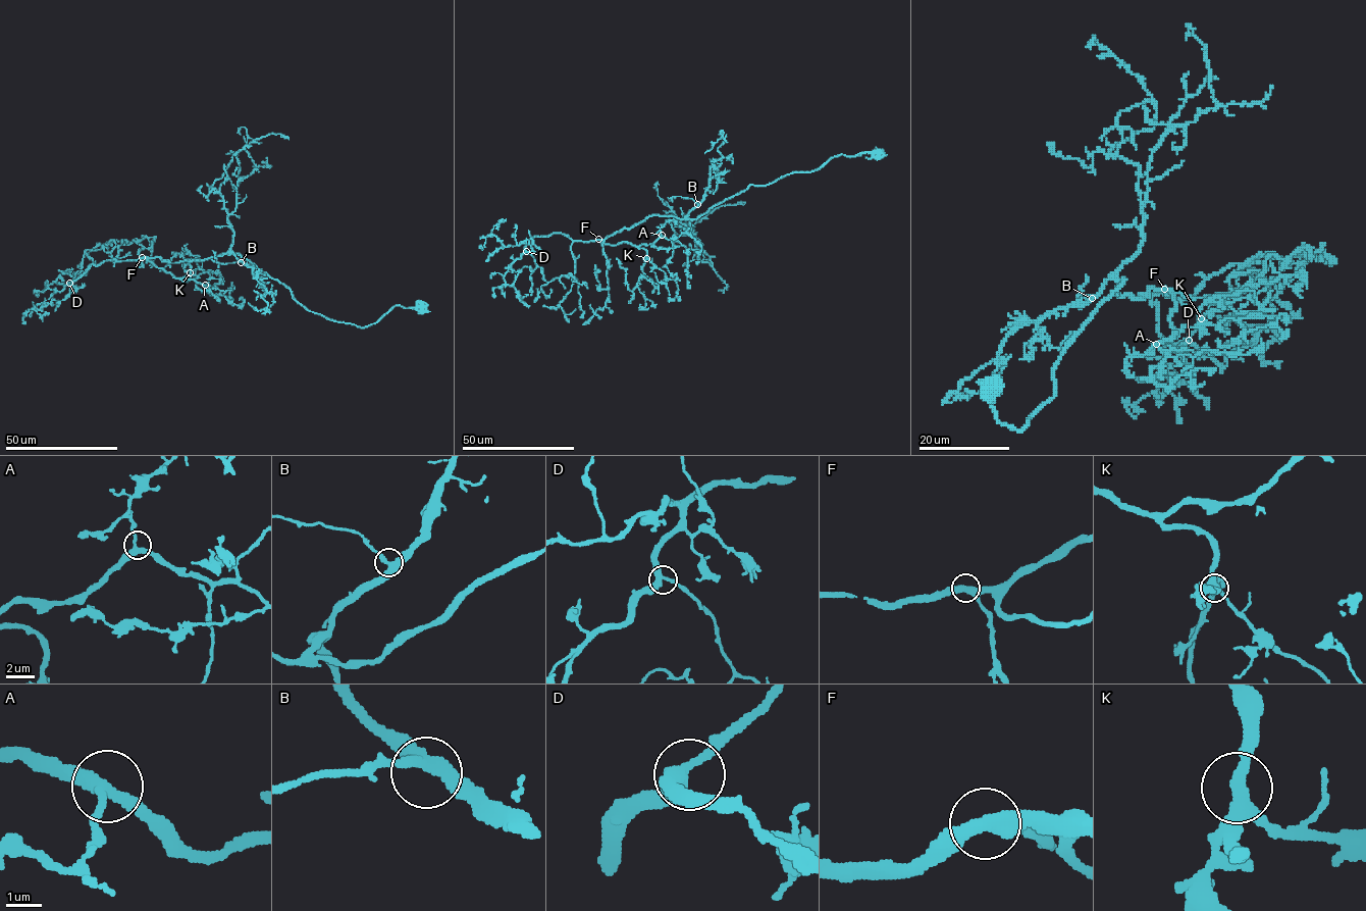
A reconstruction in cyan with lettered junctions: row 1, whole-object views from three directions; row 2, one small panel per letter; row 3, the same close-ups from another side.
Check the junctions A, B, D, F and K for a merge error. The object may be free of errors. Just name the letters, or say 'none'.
none

